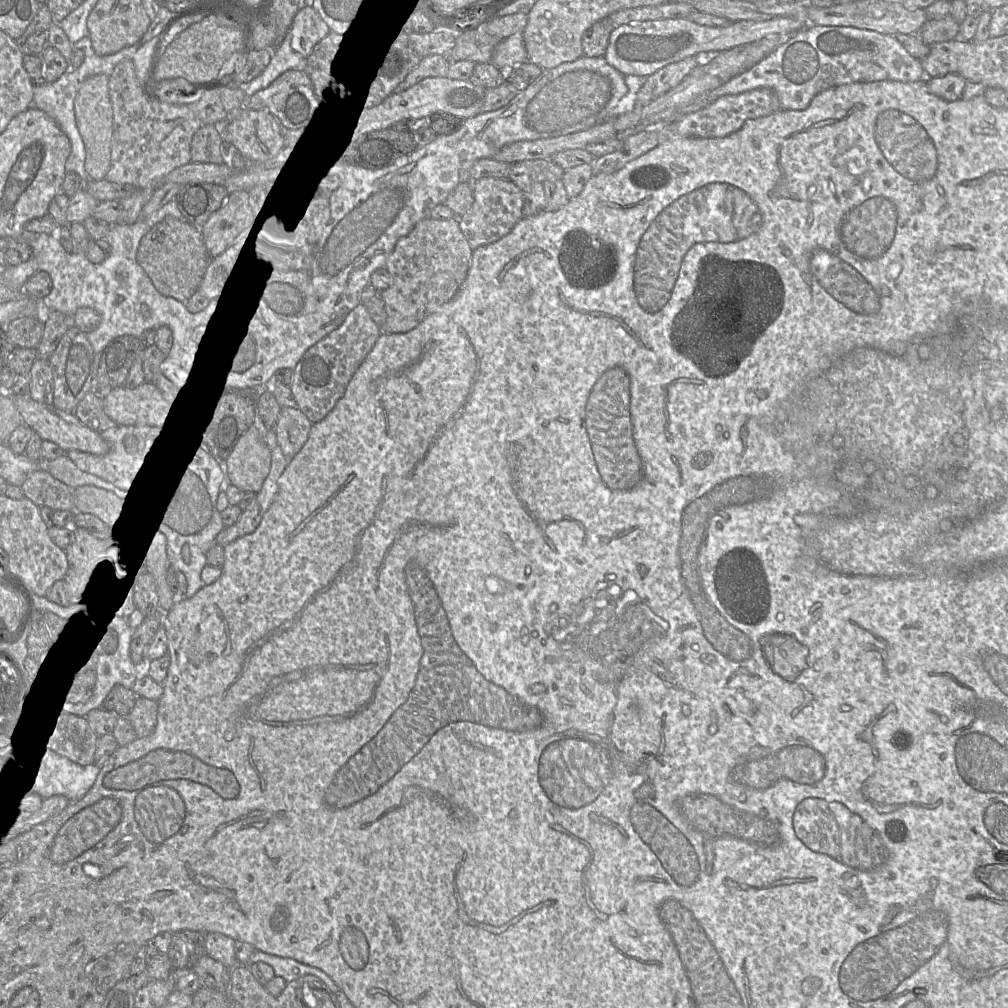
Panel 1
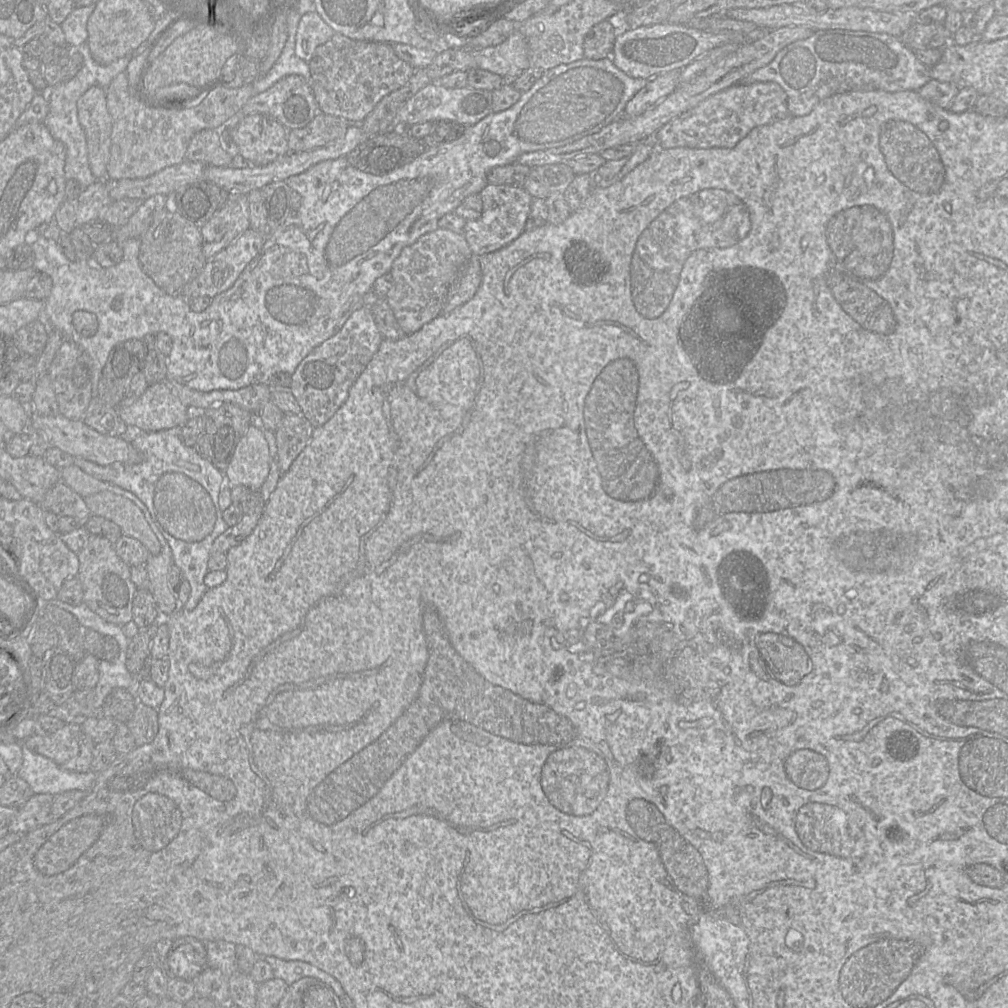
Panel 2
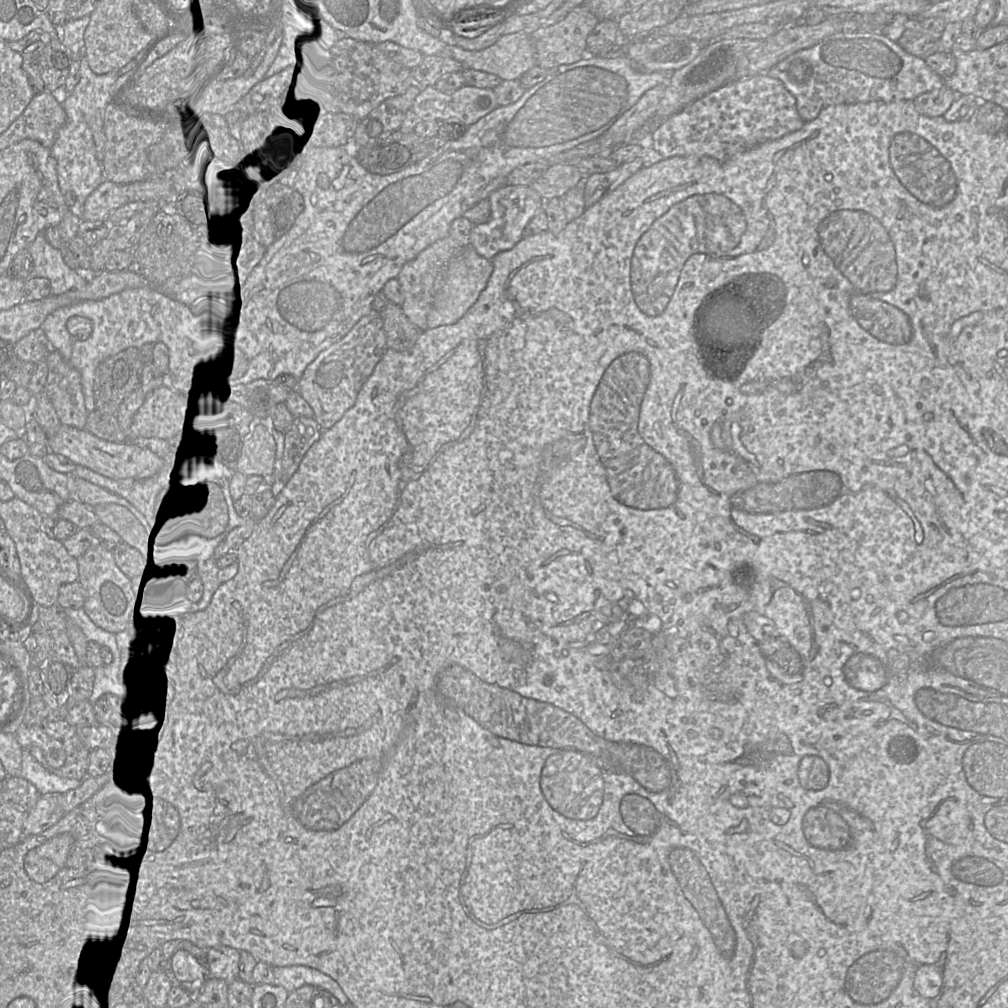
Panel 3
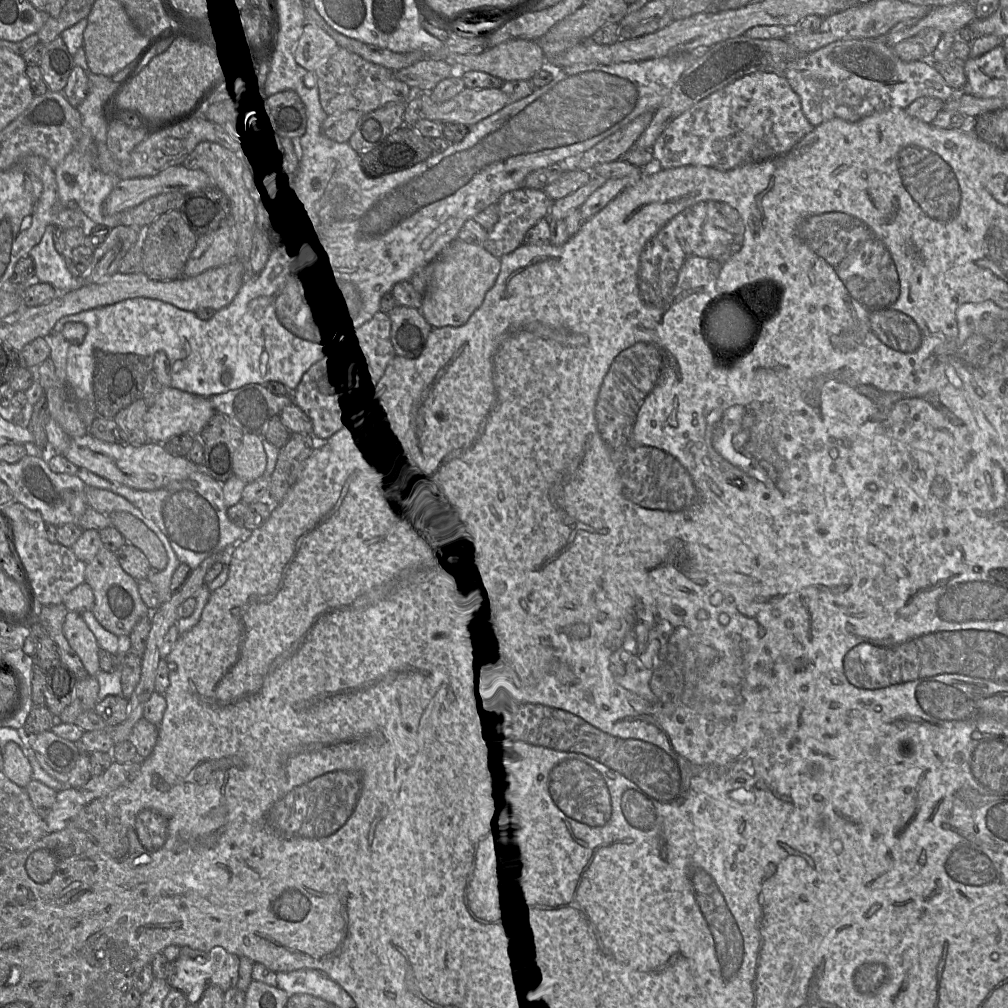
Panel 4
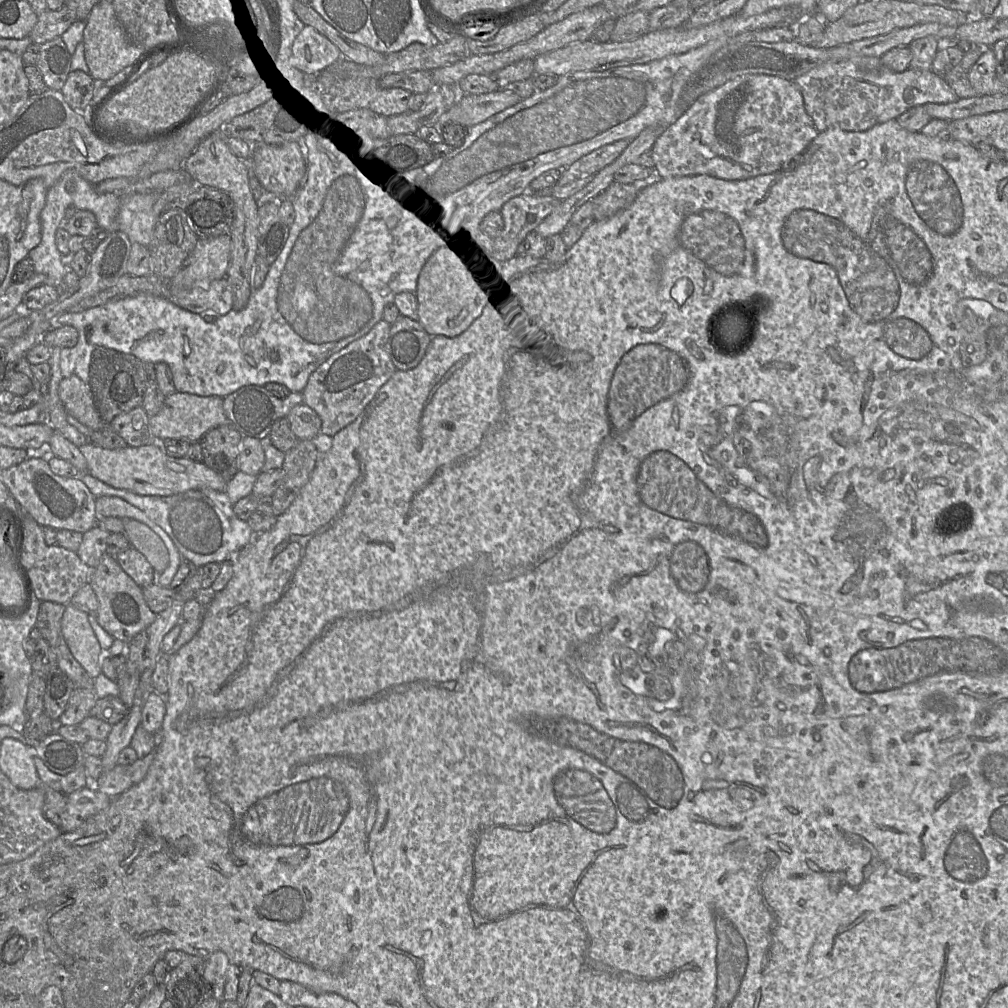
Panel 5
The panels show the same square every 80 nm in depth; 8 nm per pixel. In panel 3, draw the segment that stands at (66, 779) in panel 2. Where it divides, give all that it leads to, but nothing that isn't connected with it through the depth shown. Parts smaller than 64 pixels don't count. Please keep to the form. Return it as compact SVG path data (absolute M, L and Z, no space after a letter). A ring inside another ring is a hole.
M22 748L20 777L32 783L40 794L49 792L62 794L82 783L82 780L61 777L48 771L34 759L29 748Z

